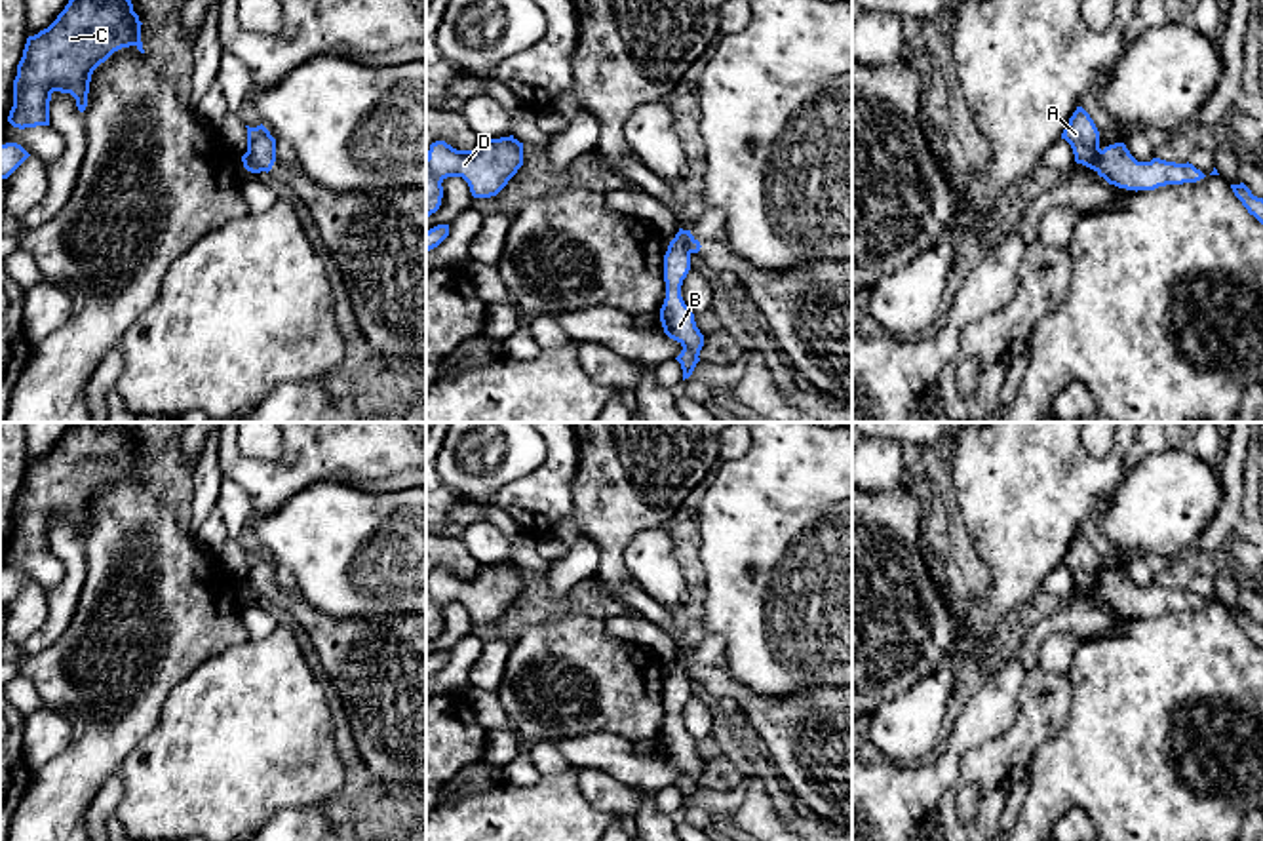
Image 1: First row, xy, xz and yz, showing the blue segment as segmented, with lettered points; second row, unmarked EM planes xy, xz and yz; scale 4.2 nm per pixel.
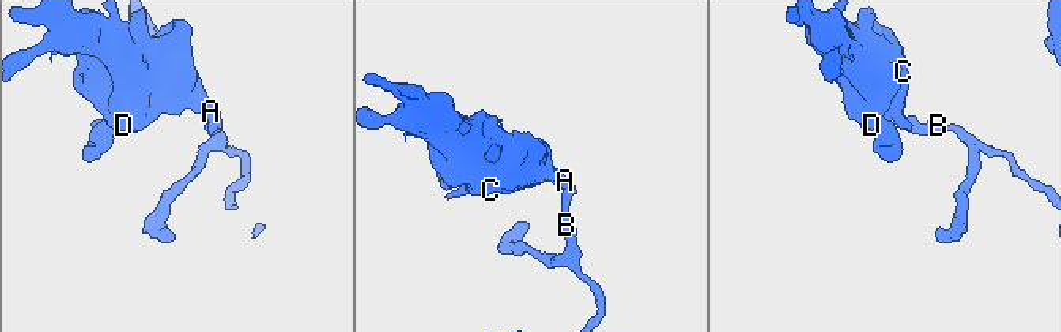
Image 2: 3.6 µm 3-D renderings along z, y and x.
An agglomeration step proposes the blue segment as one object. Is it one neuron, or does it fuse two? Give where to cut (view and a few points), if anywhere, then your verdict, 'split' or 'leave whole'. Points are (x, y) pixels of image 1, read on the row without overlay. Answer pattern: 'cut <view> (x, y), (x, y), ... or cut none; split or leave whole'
cut yz (1102, 577), (1096, 596); split

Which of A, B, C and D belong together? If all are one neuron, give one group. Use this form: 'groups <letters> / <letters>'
groups A C D / B

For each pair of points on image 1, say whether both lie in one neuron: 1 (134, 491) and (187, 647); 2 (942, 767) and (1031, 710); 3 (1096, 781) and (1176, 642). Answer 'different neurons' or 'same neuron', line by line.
1: same neuron
2: different neurons
3: same neuron

